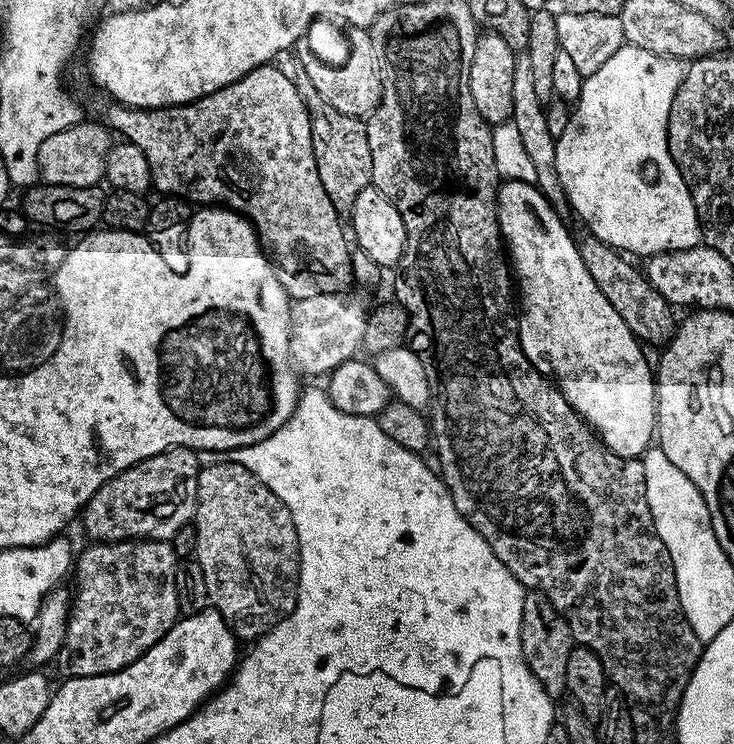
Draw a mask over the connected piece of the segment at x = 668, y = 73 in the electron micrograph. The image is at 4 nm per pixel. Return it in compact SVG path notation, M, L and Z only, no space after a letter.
M625 42L618 54L594 70L594 74L584 77L580 99L571 109L566 130L556 137L556 169L569 209L580 215L591 235L633 257L684 251L702 240L692 195L668 149L670 106L685 71L677 57L659 56Z

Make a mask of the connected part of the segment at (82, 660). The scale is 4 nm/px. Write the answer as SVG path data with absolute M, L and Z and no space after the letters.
M119 540L118 542L114 542L113 544L106 543L89 543L89 548L85 550L84 553L77 555L74 560L74 568L76 574L76 592L74 588L74 595L70 600L70 611L68 614L68 625L66 626L66 630L64 631L64 641L62 642L62 646L60 647L60 655L58 657L58 665L60 664L60 668L65 673L63 674L65 677L71 678L73 676L101 676L102 674L110 674L111 672L121 672L123 668L126 666L130 666L130 662L134 662L137 660L139 656L146 650L150 650L150 646L154 646L157 642L162 639L162 637L174 627L177 622L178 617L181 615L180 607L178 606L178 594L176 593L176 565L178 563L178 557L174 549L172 549L171 543L167 540Z

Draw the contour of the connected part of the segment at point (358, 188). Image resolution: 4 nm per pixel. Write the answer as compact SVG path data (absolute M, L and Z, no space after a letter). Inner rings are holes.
M303 70L297 71L294 76L298 94L302 94L308 114L312 117L312 145L318 178L322 178L322 190L330 194L330 202L334 202L334 210L341 214L351 213L354 198L362 194L372 182L372 163L370 162L370 138L368 125L359 116L347 116L334 106L330 106L314 90L314 82L306 78Z

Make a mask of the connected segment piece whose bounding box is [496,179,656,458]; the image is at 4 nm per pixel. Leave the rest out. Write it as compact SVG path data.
M505 179L496 189L496 217L500 223L500 234L506 245L507 255L510 257L515 279L518 281L518 304L519 307L520 304L524 307L524 313L521 311L518 316L518 331L520 333L520 345L526 358L538 371L555 378L554 383L566 398L566 402L570 402L573 410L587 422L589 428L600 437L600 441L611 452L619 456L643 457L644 453L653 447L656 435L656 381L653 365L651 363L648 365L641 341L636 339L630 326L626 326L626 322L622 322L622 318L618 318L618 310L614 310L614 306L610 306L610 302L606 302L606 294L602 294L602 290L598 290L598 286L594 286L594 278L590 278L590 270L586 270L586 262L582 262L579 243L574 239L574 236L572 240L567 226L564 225L565 221L554 211L551 202L541 194L535 183Z

